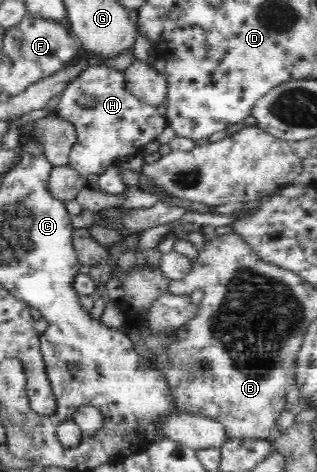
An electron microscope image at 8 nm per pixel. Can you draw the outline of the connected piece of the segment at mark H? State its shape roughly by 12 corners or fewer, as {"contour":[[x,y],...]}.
{"contour":[[93,65],[55,114],[77,129],[69,165],[103,174],[143,154],[168,126],[127,90],[123,71]]}

